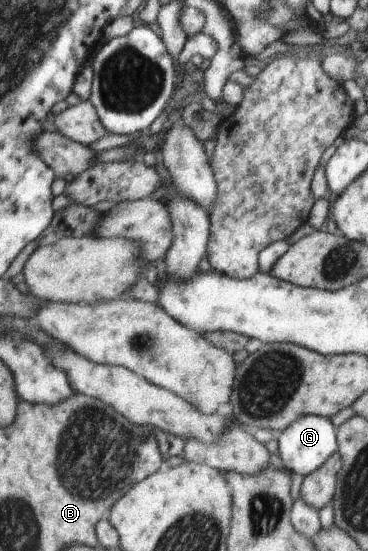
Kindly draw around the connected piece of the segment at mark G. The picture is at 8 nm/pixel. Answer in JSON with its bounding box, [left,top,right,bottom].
[277,415,338,474]

